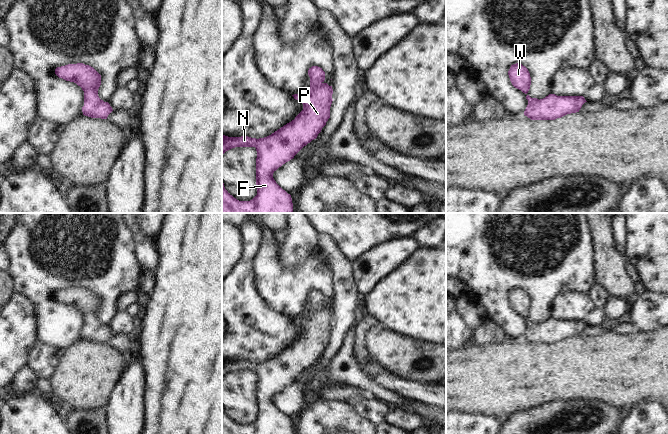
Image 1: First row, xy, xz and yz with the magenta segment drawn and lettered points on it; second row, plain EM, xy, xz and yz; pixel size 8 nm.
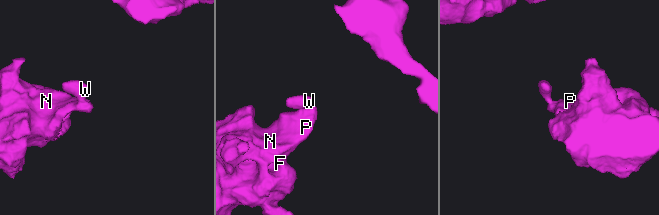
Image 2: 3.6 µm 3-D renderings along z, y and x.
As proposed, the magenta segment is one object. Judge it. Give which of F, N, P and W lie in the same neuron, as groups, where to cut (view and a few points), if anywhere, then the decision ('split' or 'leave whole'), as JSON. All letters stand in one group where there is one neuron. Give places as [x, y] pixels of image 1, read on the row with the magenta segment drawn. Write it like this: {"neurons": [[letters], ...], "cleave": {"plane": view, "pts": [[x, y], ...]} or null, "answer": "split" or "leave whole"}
{"neurons": [["F", "N", "P", "W"]], "cleave": null, "answer": "leave whole"}

